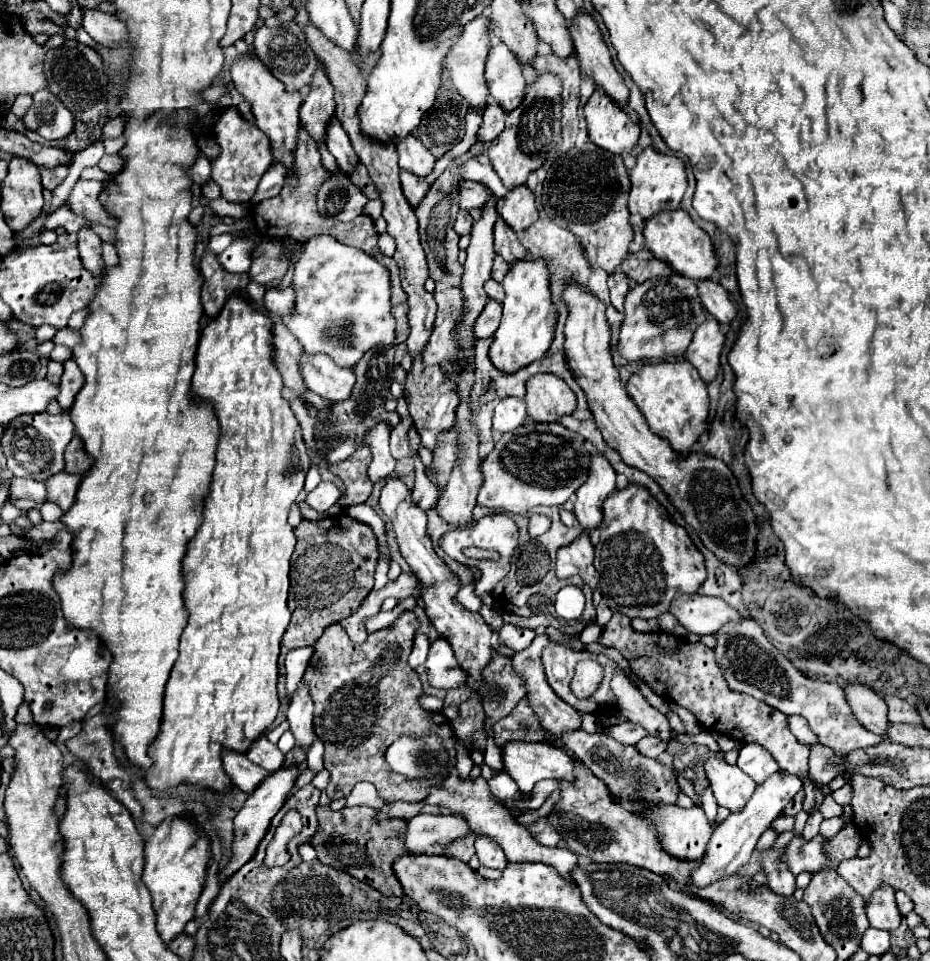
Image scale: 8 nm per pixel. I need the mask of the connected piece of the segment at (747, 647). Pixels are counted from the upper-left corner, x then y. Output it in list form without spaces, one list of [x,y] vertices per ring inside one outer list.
[[[743,618],[739,624],[725,624],[721,632],[713,634],[715,638],[715,660],[729,684],[731,690],[749,694],[757,700],[763,700],[775,710],[781,710],[783,714],[799,714],[809,722],[809,728],[817,734],[821,744],[831,746],[837,754],[845,756],[855,748],[867,748],[875,746],[883,740],[883,736],[877,736],[869,730],[865,730],[857,718],[853,716],[853,710],[849,708],[849,702],[845,700],[843,688],[837,684],[821,682],[805,678],[761,632],[761,626],[753,618]]]

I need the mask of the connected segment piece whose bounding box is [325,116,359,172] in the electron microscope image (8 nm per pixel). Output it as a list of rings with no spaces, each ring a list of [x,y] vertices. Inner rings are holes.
[[[333,116],[333,120],[329,120],[325,144],[327,144],[327,150],[335,156],[337,164],[341,168],[345,168],[345,172],[351,172],[359,158],[353,152],[353,146],[351,146],[351,140],[349,140],[347,132],[341,128],[341,122],[335,116]]]

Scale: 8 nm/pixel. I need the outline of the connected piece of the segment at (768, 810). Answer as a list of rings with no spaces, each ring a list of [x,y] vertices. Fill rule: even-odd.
[[[777,772],[771,774],[763,784],[759,784],[755,788],[751,800],[745,804],[745,810],[733,812],[733,814],[729,814],[729,818],[725,818],[723,822],[715,824],[709,844],[705,846],[703,856],[699,858],[697,866],[693,868],[693,872],[689,876],[689,884],[697,886],[697,888],[707,888],[709,884],[713,884],[717,880],[723,880],[725,876],[733,876],[733,874],[741,872],[741,868],[745,864],[749,864],[759,836],[771,826],[773,818],[777,818],[781,814],[785,804],[801,788],[803,788],[803,782],[797,776],[793,776],[793,774],[777,774]]]

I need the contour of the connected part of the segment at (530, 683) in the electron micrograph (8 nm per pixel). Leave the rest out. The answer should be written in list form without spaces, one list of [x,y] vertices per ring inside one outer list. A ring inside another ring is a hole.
[[[547,634],[537,636],[529,648],[525,648],[523,652],[517,652],[517,654],[511,656],[511,664],[513,664],[515,674],[521,676],[523,684],[525,684],[525,688],[527,688],[525,700],[529,700],[529,706],[531,706],[533,712],[537,712],[537,716],[541,718],[541,726],[543,726],[553,738],[559,738],[561,732],[579,728],[579,726],[581,726],[581,718],[579,718],[579,714],[575,712],[573,706],[563,704],[563,700],[553,692],[553,688],[549,688],[549,682],[545,680],[545,672],[543,672],[543,664],[541,664],[541,650],[543,650],[547,644],[551,644],[551,640],[549,640]]]

